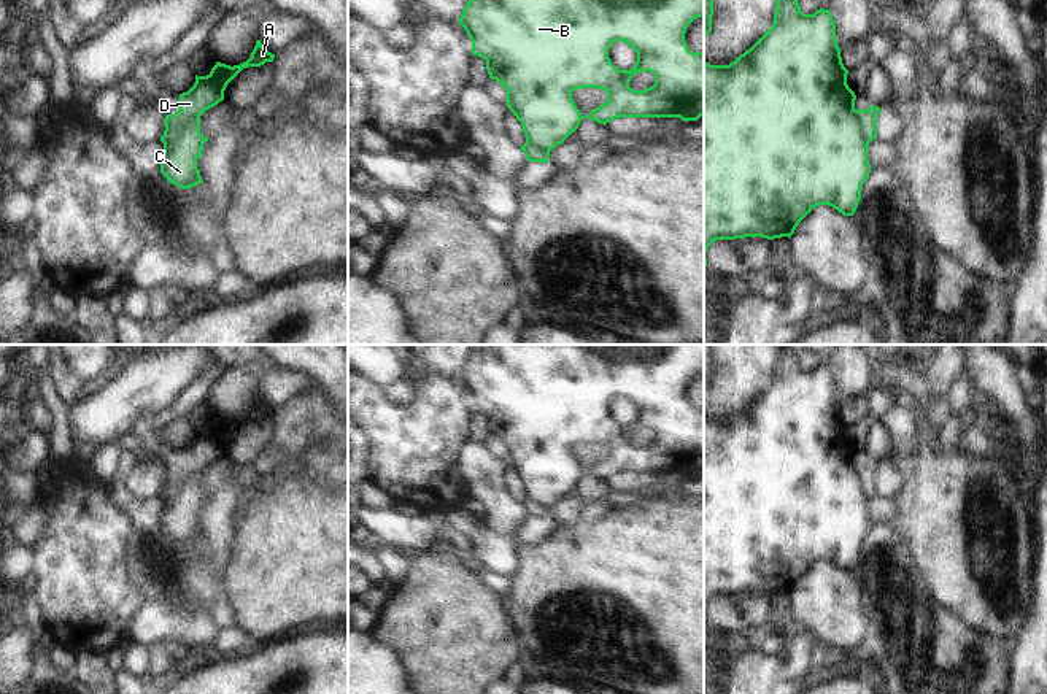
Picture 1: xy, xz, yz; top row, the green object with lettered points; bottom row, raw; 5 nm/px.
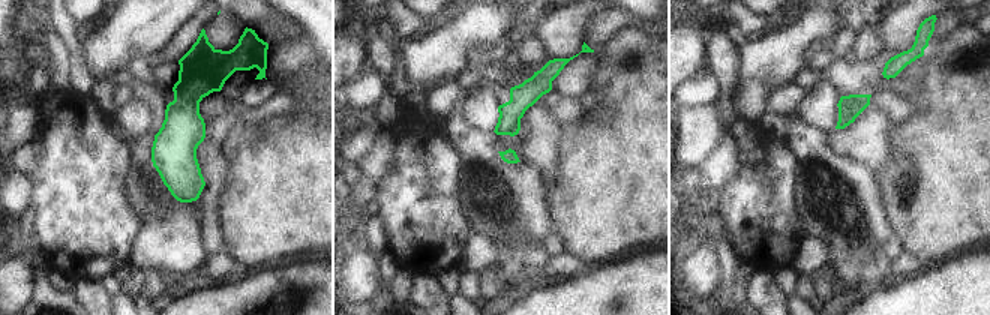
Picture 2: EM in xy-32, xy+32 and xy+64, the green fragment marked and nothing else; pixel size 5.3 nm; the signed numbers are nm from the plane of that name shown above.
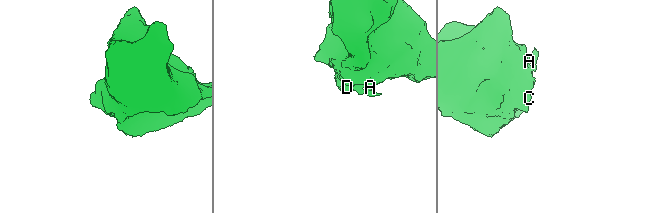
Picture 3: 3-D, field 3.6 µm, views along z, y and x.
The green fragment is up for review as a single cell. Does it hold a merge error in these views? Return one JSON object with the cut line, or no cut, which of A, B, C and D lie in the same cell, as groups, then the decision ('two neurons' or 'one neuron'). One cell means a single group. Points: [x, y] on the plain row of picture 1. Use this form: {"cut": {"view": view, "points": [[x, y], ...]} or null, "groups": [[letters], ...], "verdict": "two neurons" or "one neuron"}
{"cut": {"view": "xy", "points": [[224, 434], [202, 435], [194, 440]]}, "groups": [["A", "B", "C"], ["D"]], "verdict": "two neurons"}

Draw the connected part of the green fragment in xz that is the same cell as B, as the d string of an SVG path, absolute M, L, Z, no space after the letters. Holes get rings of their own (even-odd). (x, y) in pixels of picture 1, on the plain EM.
M481 345L469 354L459 378L472 397L472 410L486 416L491 435L507 446L507 462L523 481L526 497L545 507L554 505L588 473L607 480L616 473L680 473L697 476L704 472L704 407L688 405L688 381L704 375L704 345ZM624 397L637 408L631 426L616 424L608 403ZM650 427L655 440L634 446L629 443L636 429ZM596 443L607 448L607 457L586 472L577 464L572 448Z

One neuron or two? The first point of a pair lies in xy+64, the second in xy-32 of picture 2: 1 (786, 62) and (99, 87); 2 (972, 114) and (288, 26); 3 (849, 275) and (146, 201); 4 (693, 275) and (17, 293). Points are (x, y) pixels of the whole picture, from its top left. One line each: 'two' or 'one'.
1: two
2: two
3: one
4: one

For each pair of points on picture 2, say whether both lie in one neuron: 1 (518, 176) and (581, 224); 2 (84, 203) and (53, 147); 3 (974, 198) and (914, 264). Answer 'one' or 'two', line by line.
1: two
2: one
3: two

